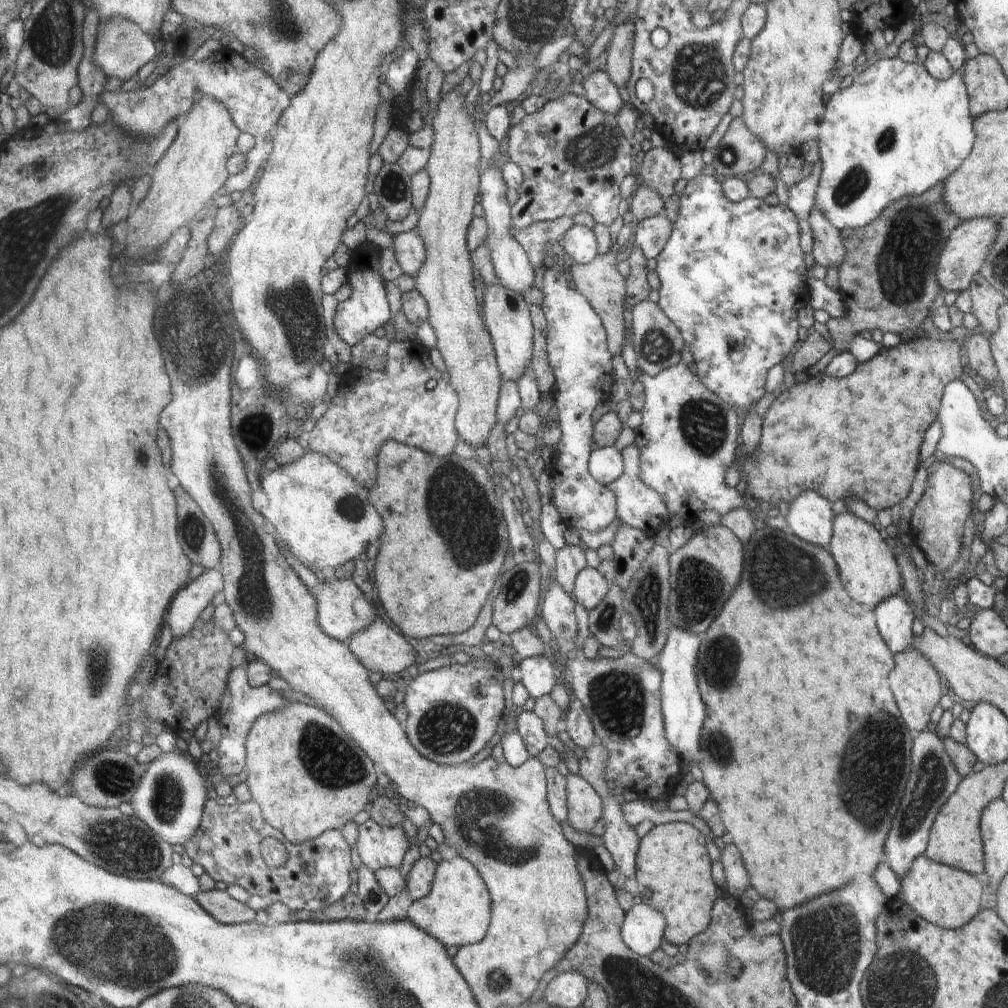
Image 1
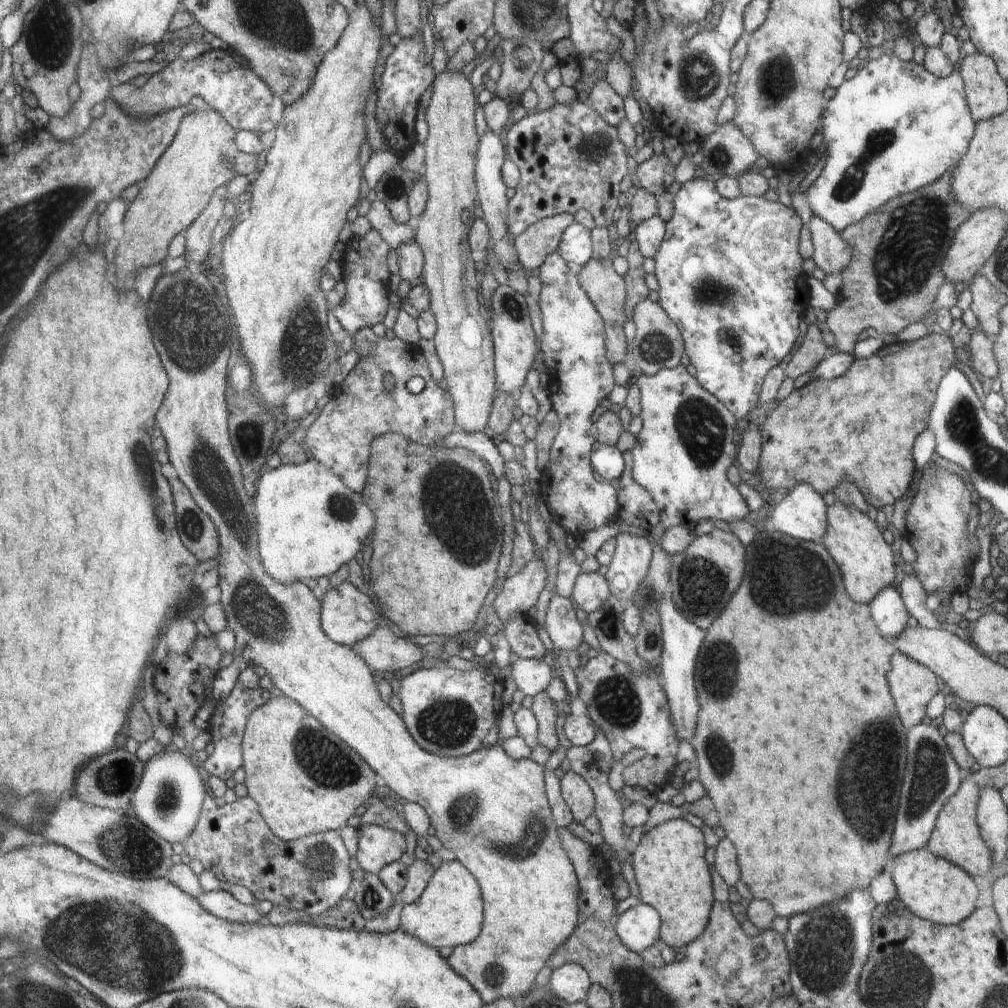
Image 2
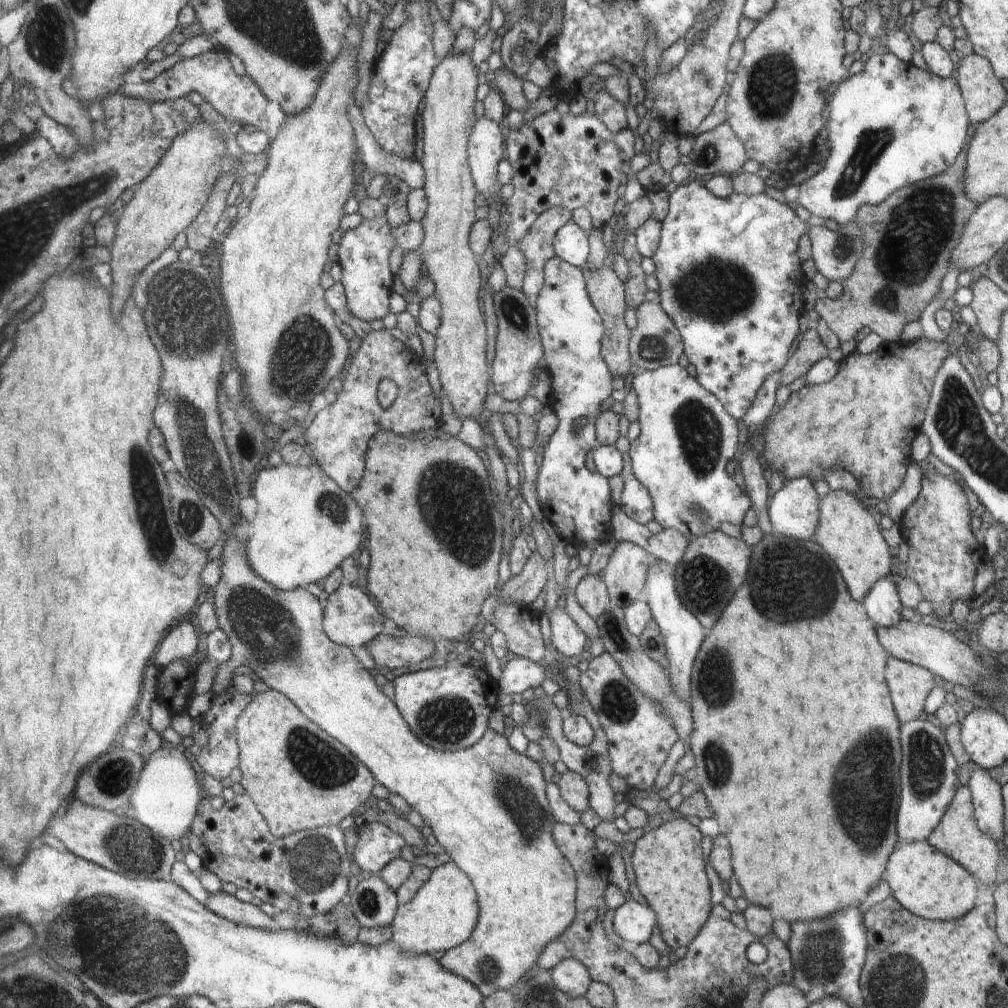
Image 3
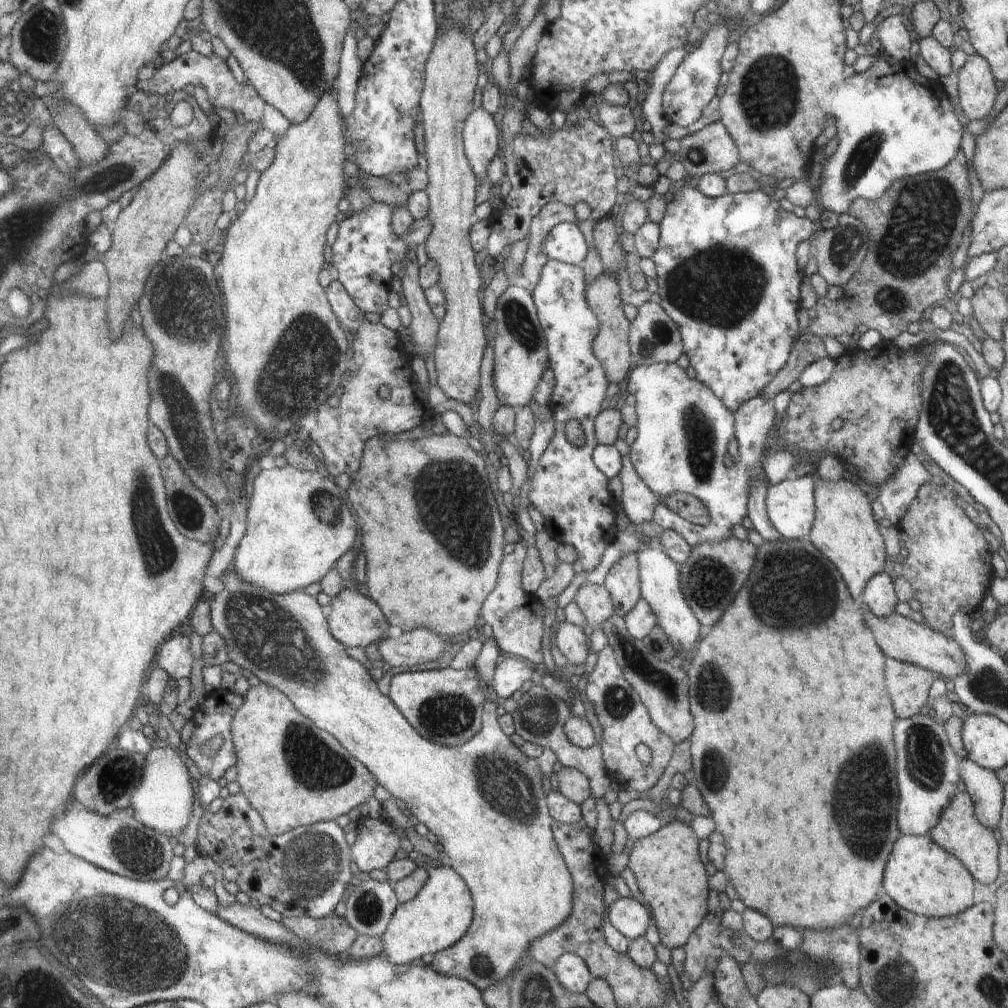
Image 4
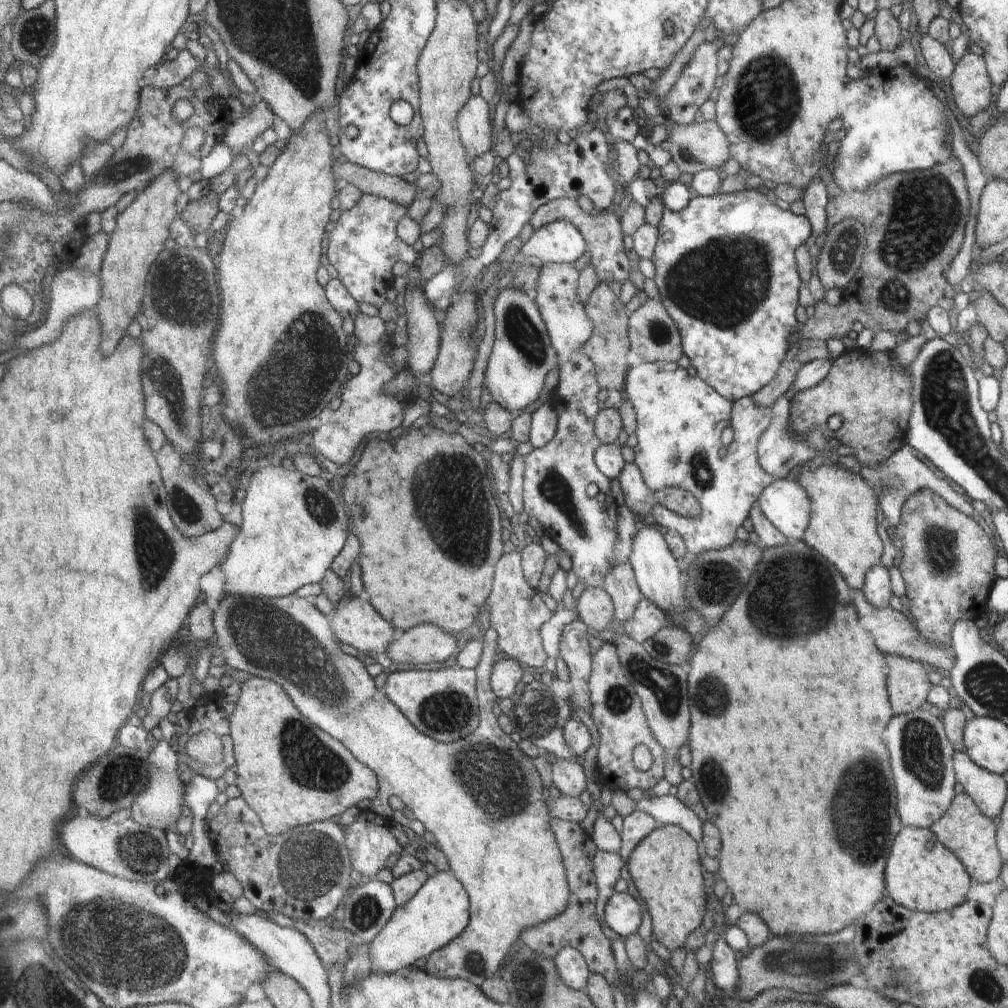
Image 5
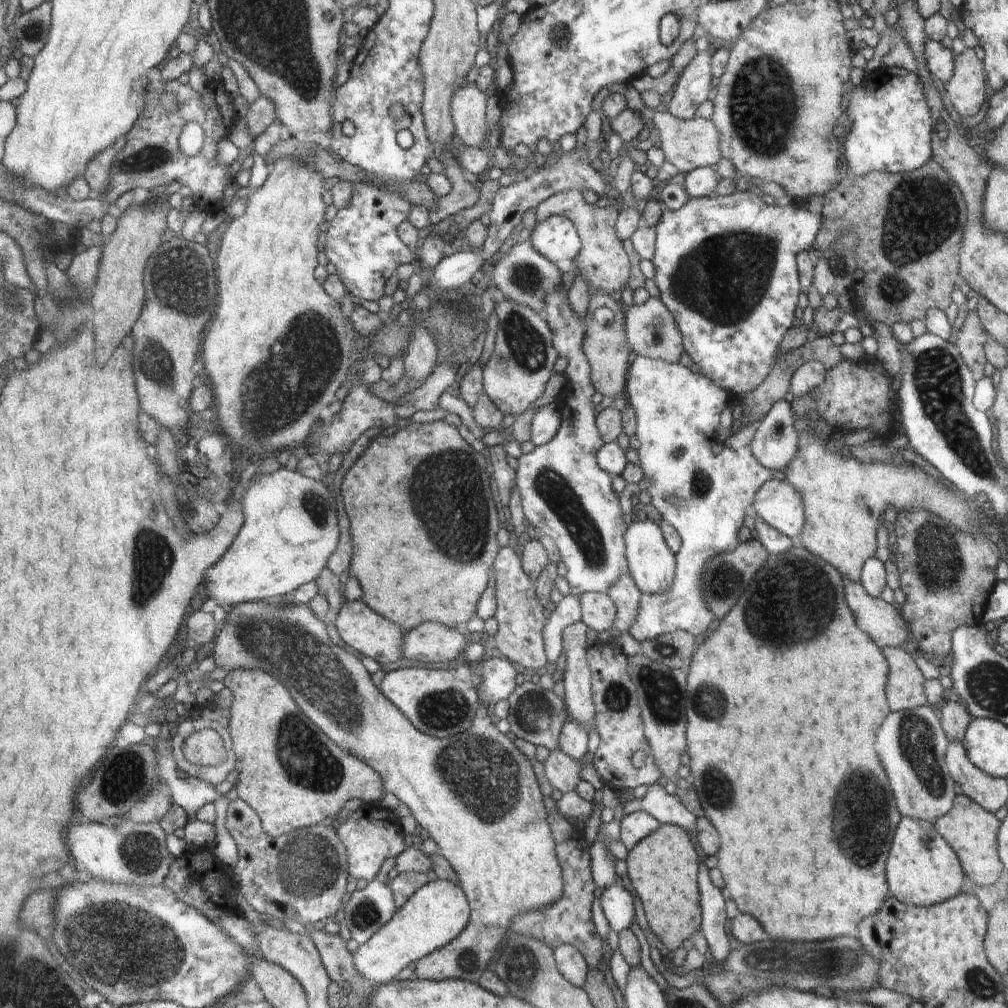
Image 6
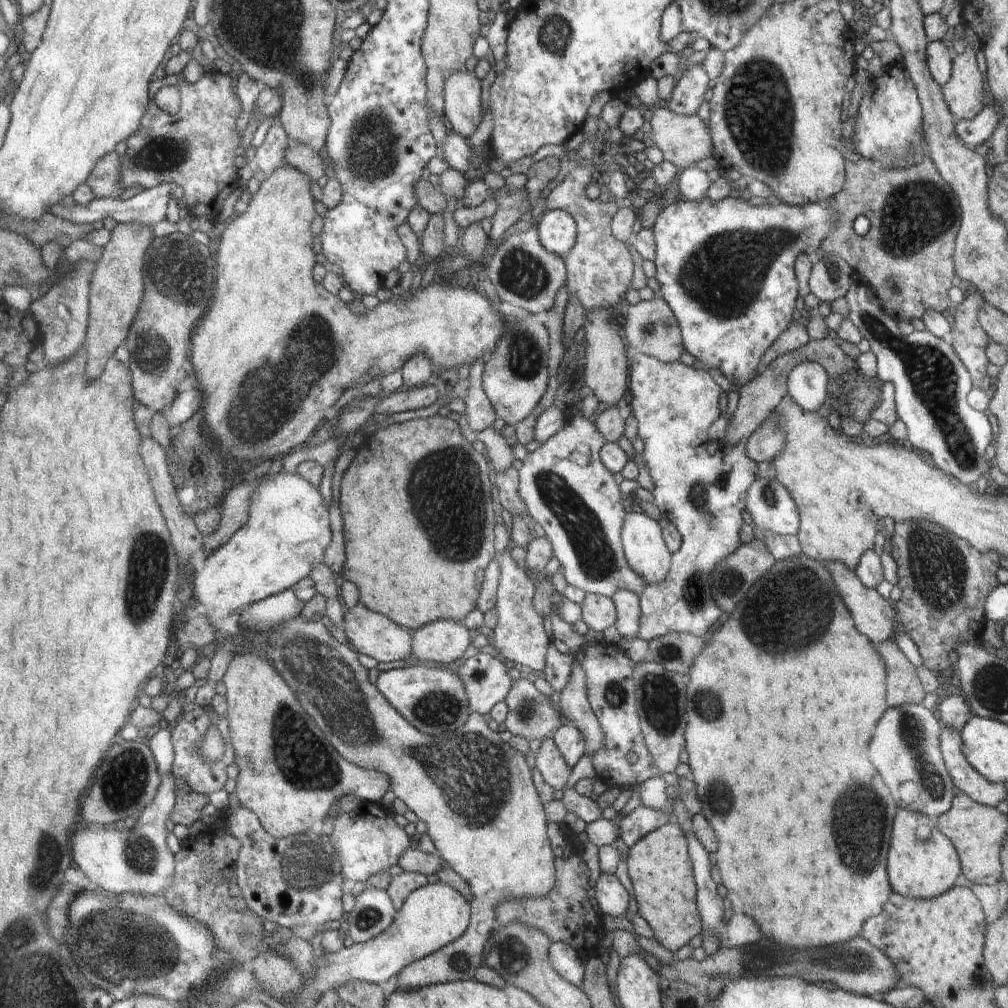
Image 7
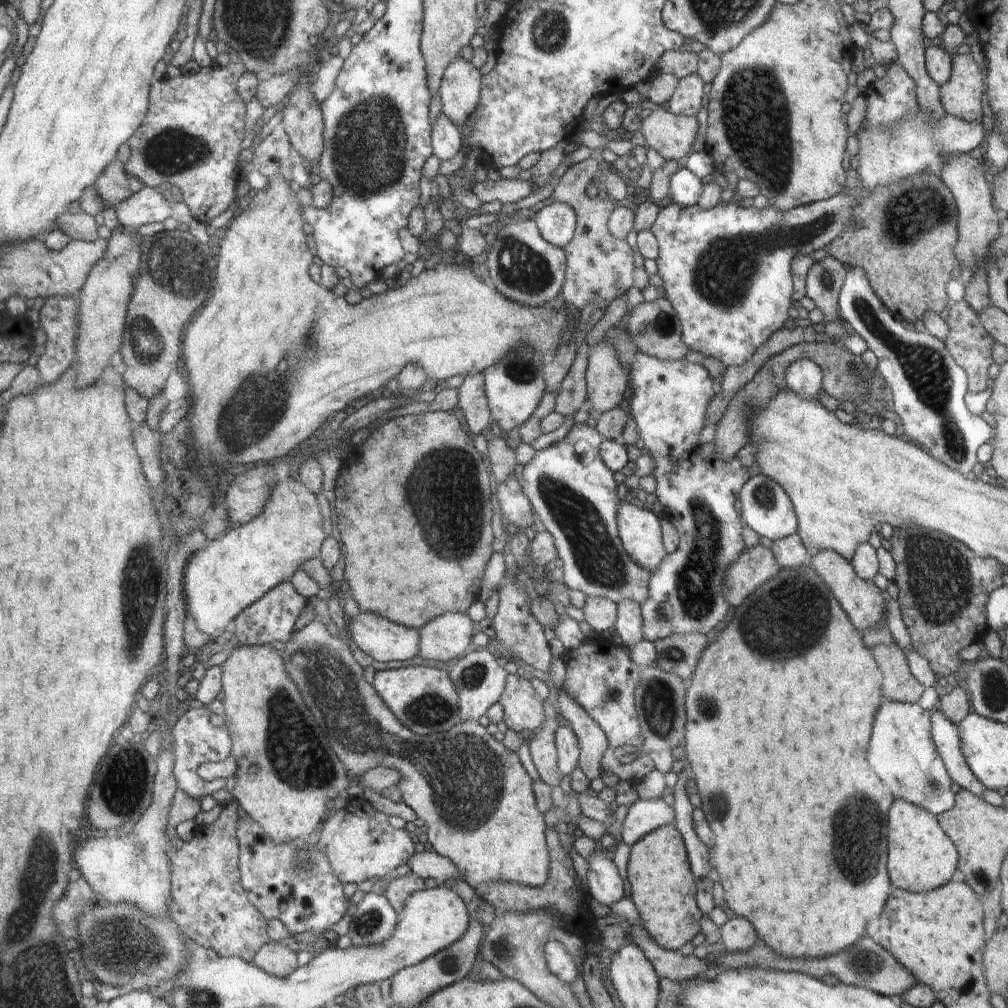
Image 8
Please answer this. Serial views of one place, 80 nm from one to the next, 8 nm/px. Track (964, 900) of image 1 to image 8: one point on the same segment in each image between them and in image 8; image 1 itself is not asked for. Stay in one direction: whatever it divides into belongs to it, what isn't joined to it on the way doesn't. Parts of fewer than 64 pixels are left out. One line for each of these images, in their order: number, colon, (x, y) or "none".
2: (936, 890)
3: (930, 884)
4: (921, 877)
5: (922, 874)
6: (923, 870)
7: (922, 862)
8: (922, 857)

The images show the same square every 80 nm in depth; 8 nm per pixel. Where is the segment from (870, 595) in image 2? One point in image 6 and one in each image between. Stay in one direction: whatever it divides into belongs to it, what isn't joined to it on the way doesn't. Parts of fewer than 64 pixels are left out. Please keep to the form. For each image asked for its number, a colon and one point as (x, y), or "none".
3: (848, 533)
4: (844, 529)
5: (843, 505)
6: (843, 498)

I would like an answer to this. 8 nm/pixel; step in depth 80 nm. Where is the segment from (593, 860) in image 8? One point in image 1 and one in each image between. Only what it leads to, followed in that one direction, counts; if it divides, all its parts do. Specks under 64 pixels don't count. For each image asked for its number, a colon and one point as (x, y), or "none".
1: (645, 927)
2: (638, 927)
3: (633, 922)
4: (629, 917)
5: (621, 913)
6: (616, 903)
7: (612, 898)

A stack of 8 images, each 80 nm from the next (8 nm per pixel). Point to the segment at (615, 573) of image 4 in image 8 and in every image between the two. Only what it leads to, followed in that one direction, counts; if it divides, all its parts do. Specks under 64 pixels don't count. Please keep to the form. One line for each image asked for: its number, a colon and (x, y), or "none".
5: (621, 585)
6: (626, 595)
7: (627, 606)
8: (628, 626)

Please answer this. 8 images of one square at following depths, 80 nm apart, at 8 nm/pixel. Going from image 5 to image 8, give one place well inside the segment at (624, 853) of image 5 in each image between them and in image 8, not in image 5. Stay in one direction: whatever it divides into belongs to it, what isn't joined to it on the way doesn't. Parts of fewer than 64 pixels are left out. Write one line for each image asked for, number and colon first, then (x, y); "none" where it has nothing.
6: (634, 826)
7: (641, 821)
8: (645, 816)

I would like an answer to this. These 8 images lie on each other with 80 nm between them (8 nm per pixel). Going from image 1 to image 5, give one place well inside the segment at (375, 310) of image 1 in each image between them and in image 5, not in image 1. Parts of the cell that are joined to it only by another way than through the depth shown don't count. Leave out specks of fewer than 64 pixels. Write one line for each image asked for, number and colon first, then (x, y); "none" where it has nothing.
2: (364, 265)
3: (363, 252)
4: (366, 246)
5: (364, 245)

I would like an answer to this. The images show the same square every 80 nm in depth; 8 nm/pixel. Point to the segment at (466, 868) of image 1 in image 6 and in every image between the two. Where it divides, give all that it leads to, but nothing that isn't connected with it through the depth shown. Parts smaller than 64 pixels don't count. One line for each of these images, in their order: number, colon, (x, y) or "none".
2: (449, 912)
3: (443, 914)
4: (439, 916)
5: (439, 911)
6: (437, 913)

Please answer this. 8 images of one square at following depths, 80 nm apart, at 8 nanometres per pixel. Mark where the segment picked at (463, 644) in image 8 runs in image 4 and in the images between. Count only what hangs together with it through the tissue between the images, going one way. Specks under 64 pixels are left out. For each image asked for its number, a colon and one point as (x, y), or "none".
4: (421, 645)
5: (424, 644)
6: (433, 642)
7: (443, 641)

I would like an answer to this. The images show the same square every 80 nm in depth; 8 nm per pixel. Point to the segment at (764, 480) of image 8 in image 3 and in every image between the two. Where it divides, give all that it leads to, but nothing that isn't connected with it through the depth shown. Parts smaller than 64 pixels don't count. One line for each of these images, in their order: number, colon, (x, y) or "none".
3: (793, 511)
4: (790, 504)
5: (787, 505)
6: (777, 502)
7: (771, 506)

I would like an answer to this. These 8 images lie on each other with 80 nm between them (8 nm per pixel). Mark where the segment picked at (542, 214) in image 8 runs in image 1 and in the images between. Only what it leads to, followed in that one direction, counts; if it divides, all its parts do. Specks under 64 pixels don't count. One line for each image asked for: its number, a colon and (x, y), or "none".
1: (579, 242)
2: (576, 246)
3: (571, 243)
4: (566, 243)
5: (559, 241)
6: (556, 238)
7: (556, 229)

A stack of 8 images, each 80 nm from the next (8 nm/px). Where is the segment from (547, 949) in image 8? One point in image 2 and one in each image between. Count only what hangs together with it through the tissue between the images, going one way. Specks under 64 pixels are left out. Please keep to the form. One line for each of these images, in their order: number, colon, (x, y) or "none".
2: (570, 982)
3: (571, 976)
4: (572, 972)
5: (571, 965)
6: (573, 966)
7: (564, 958)

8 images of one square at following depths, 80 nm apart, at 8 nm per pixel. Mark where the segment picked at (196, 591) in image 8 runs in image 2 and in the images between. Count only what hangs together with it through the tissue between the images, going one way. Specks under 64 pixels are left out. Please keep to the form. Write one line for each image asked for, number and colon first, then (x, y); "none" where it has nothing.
2: (310, 522)
3: (306, 524)
4: (299, 524)
5: (293, 526)
6: (290, 531)
7: (289, 533)

